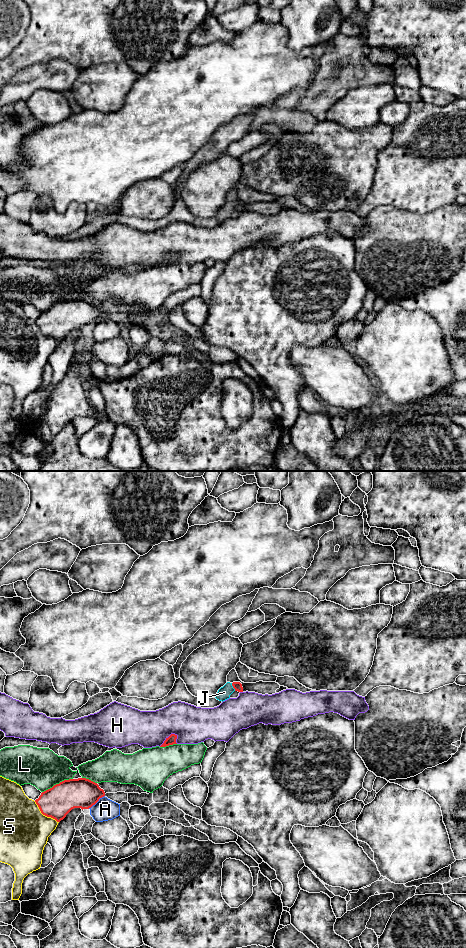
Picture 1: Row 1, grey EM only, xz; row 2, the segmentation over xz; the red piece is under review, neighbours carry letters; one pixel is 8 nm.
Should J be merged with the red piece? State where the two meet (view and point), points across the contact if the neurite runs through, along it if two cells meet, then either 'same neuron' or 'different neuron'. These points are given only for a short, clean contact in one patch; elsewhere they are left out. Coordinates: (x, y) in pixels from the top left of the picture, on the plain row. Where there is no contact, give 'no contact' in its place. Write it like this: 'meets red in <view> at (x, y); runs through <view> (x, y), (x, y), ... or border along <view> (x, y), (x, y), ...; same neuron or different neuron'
meets red in xz at (233, 207); runs through xz (237, 206), (233, 207), (228, 208), (224, 212); same neuron

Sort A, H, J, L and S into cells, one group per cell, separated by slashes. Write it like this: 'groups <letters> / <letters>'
groups A / H / J / L / S

